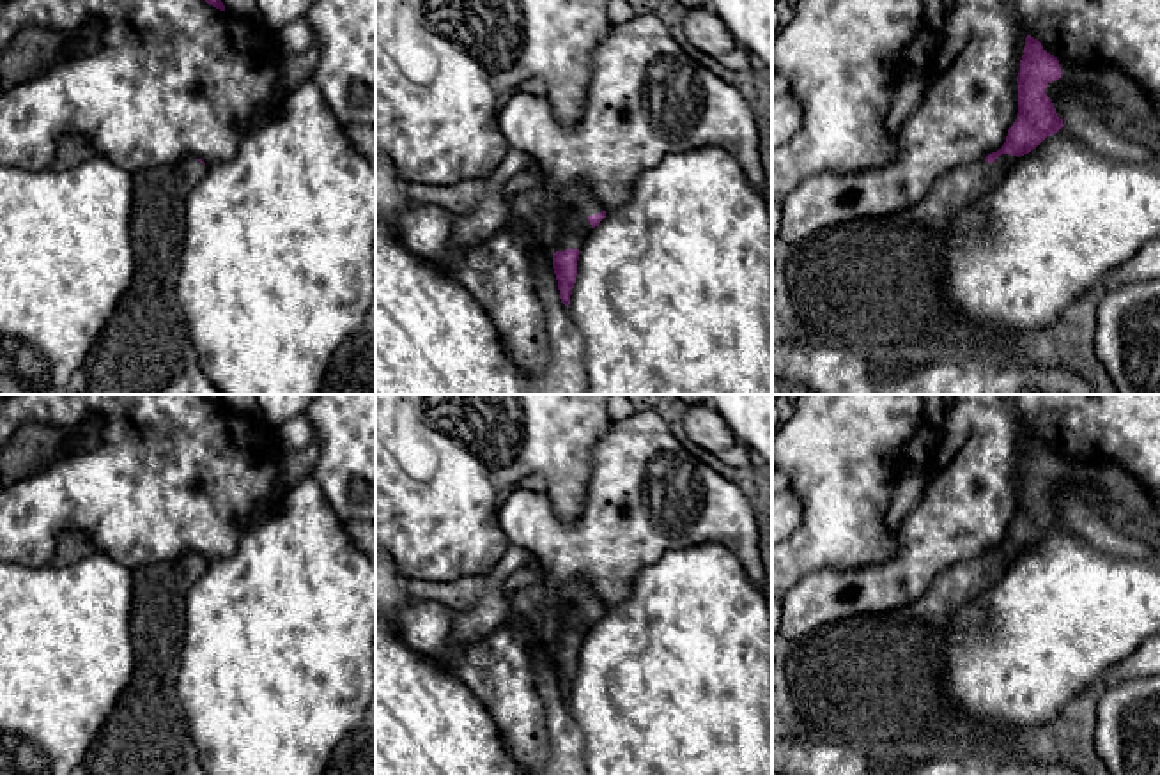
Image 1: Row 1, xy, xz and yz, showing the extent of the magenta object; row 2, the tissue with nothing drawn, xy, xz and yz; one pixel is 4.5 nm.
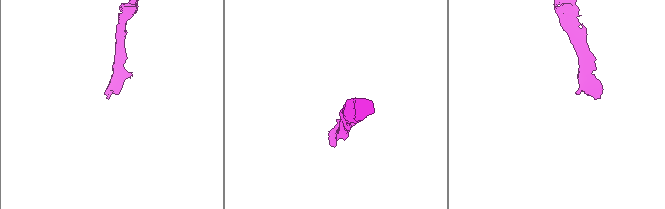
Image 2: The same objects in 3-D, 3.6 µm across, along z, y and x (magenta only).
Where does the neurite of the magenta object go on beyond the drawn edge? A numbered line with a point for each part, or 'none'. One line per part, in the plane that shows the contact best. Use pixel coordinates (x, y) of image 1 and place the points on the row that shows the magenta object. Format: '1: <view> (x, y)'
1: yz (866, 285)

